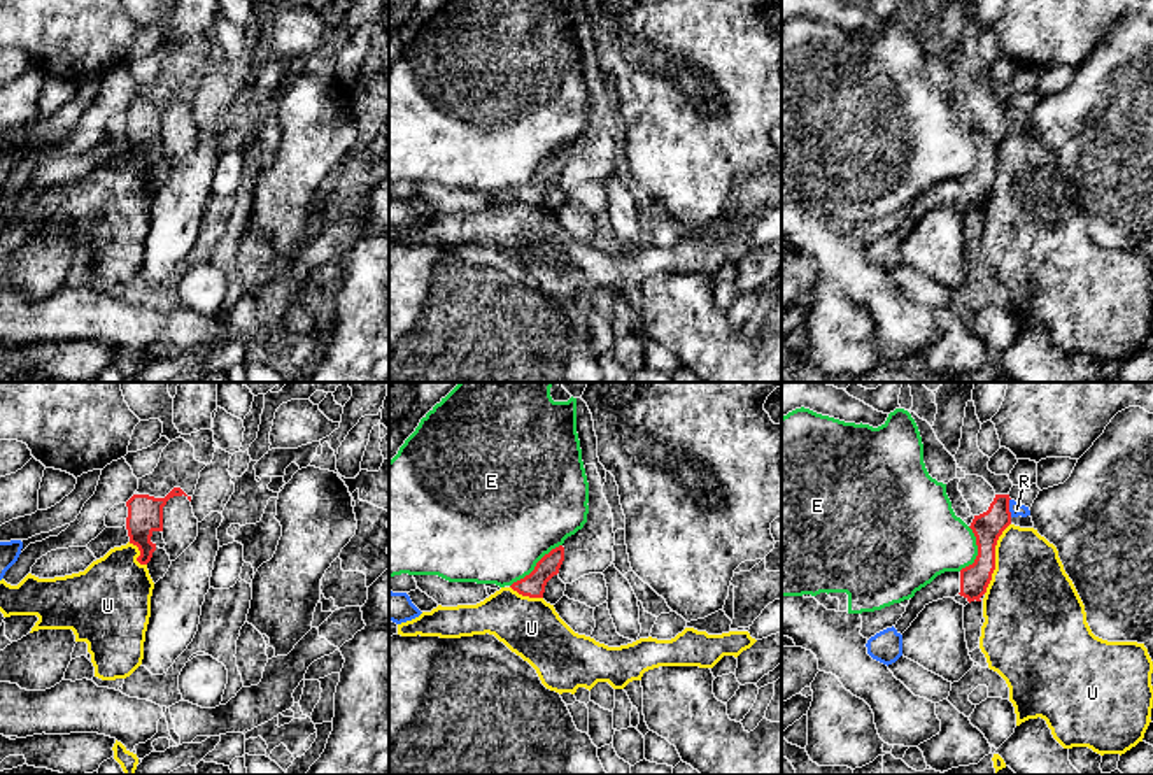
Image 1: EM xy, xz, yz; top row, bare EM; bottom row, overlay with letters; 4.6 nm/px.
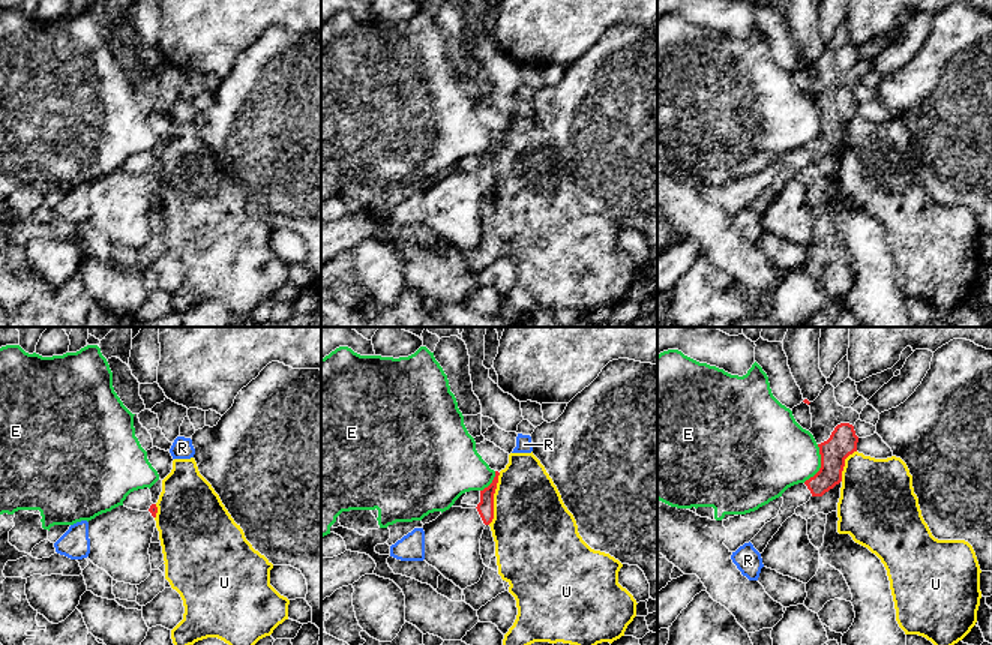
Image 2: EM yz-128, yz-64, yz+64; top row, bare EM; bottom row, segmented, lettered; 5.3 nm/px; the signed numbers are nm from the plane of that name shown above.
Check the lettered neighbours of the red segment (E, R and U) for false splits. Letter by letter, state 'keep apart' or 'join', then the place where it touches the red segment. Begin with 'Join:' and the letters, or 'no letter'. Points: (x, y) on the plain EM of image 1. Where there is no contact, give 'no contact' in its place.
Join: no letter
E: keep apart | xz (537, 172)
R: keep apart | yz (1008, 114)
U: keep apart | yz (994, 165)

